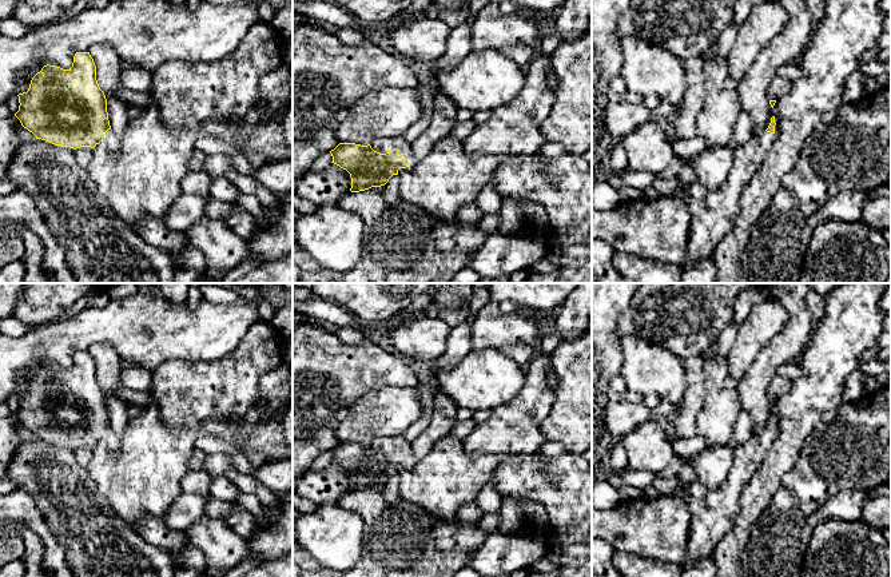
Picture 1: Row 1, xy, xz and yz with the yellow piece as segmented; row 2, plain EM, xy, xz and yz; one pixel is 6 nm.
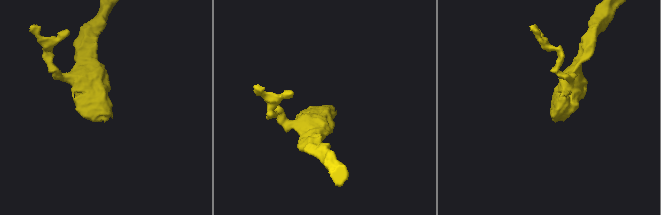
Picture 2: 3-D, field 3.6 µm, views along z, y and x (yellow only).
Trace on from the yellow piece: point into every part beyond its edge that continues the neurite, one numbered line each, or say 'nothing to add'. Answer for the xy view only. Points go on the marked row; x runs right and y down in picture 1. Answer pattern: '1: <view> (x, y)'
1: xy (112, 140)

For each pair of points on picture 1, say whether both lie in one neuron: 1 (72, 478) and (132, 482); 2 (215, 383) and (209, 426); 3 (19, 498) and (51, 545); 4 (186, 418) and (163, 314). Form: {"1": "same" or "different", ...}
{"1": "different", "2": "different", "3": "same", "4": "different"}

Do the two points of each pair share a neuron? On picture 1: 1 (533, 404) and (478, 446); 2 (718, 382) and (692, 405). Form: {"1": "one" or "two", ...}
{"1": "one", "2": "two"}

